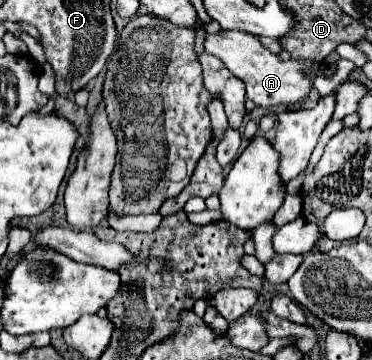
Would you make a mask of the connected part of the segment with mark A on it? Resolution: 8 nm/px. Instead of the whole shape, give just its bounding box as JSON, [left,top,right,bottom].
[204,30,310,108]

